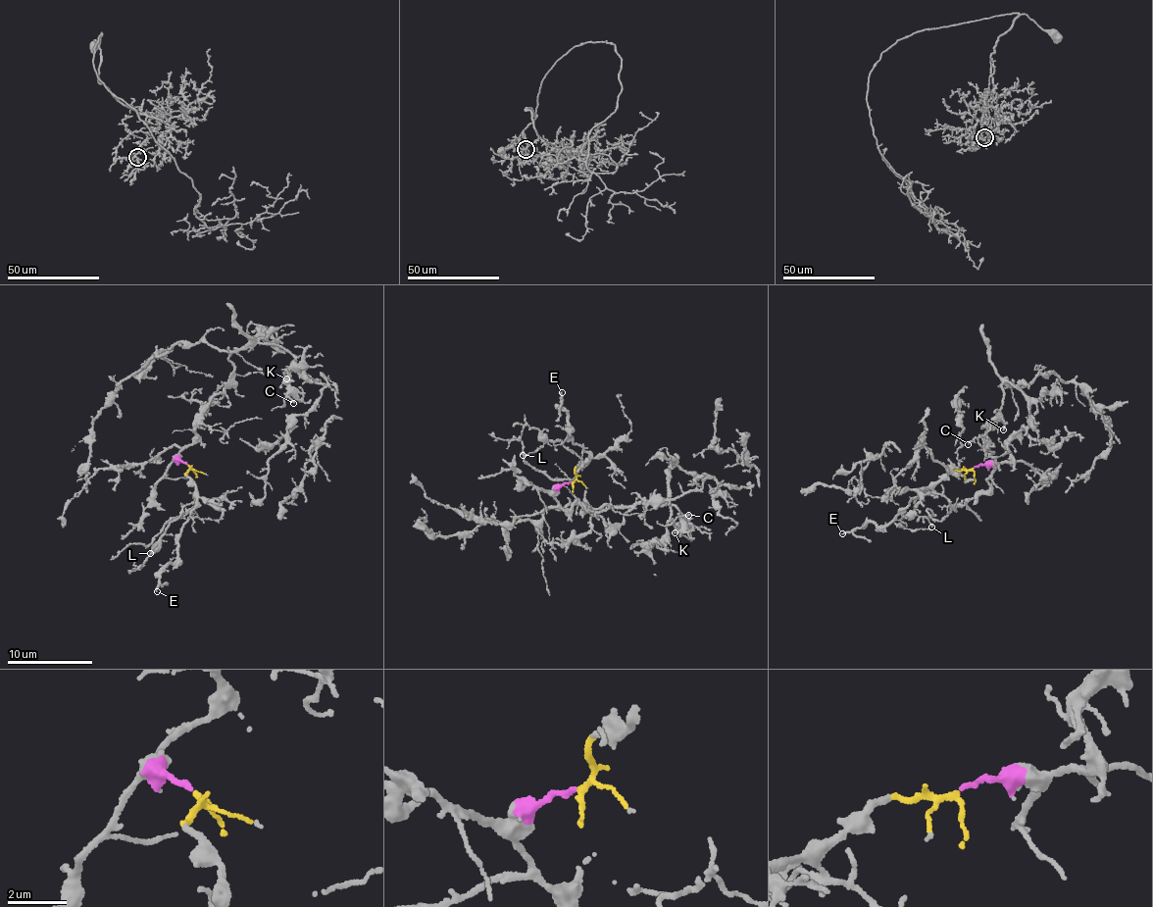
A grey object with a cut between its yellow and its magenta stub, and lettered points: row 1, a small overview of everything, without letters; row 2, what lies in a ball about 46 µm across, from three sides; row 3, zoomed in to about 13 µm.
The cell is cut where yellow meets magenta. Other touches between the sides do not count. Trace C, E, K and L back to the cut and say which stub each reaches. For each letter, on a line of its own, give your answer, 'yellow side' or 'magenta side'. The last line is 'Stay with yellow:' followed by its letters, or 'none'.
C: magenta side
E: yellow side
K: magenta side
L: yellow side
Stay with yellow: E, L

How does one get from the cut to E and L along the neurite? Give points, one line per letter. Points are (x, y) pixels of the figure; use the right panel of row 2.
E: (973, 469), (951, 470), (921, 491), (886, 525), (867, 522), (841, 533)
L: (973, 469), (951, 470), (916, 501), (915, 512), (932, 527)

